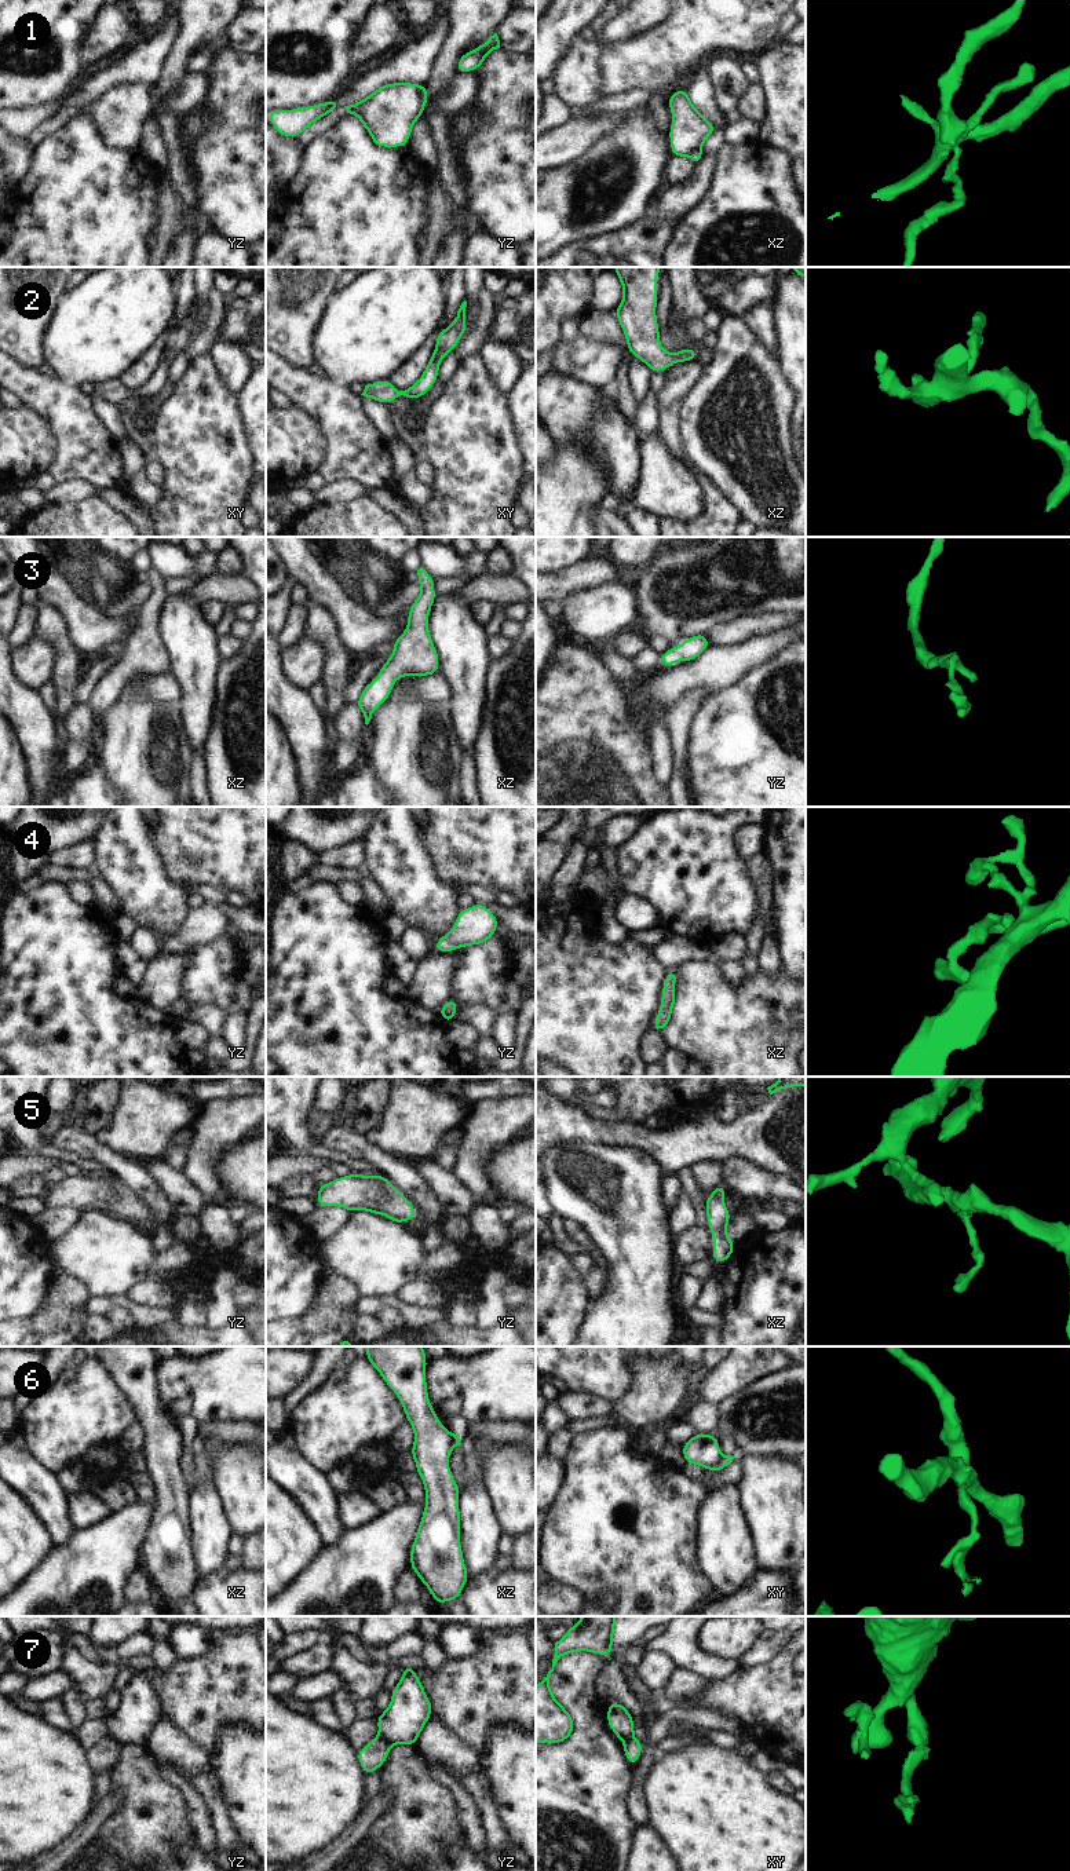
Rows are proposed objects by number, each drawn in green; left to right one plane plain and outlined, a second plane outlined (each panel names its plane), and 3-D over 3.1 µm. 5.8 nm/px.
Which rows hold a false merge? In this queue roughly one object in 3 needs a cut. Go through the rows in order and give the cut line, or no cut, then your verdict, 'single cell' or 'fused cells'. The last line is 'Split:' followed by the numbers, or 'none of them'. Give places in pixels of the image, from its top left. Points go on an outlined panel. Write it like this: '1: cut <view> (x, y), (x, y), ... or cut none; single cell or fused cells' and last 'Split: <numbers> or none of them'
1: cut yz (419, 86), (423, 109); fused cells
2: cut none; single cell
3: cut none; single cell
4: cut none; single cell
5: cut none; single cell
6: cut xy (722, 1455), (705, 1468); fused cells
7: cut yz (378, 1736), (382, 1736), (391, 1745); fused cells
Split: 1, 6, 7

